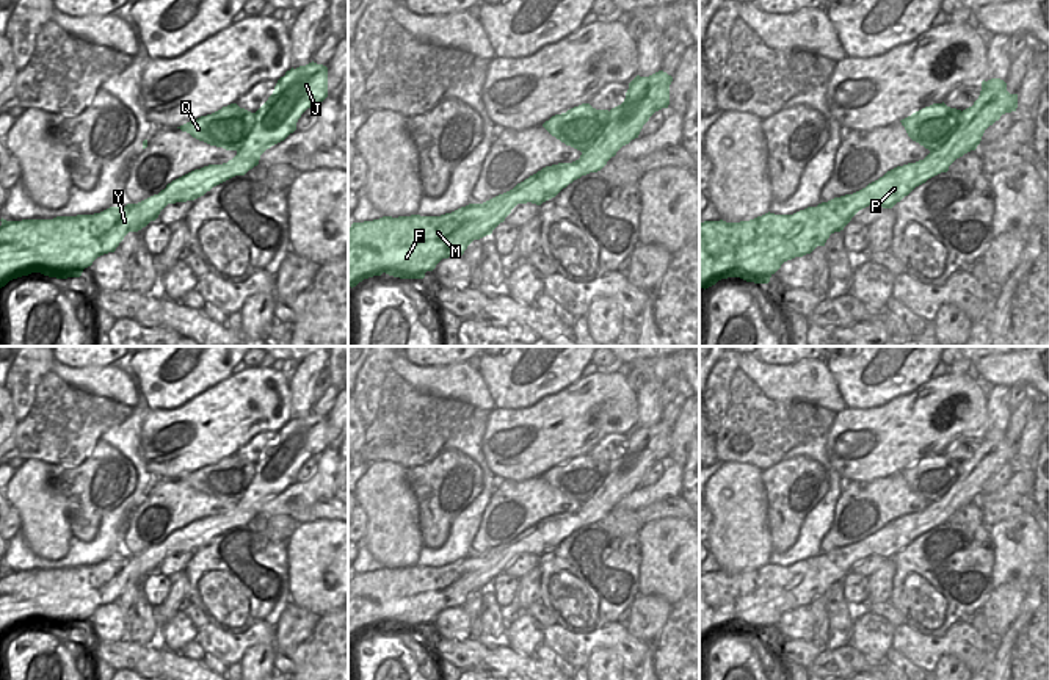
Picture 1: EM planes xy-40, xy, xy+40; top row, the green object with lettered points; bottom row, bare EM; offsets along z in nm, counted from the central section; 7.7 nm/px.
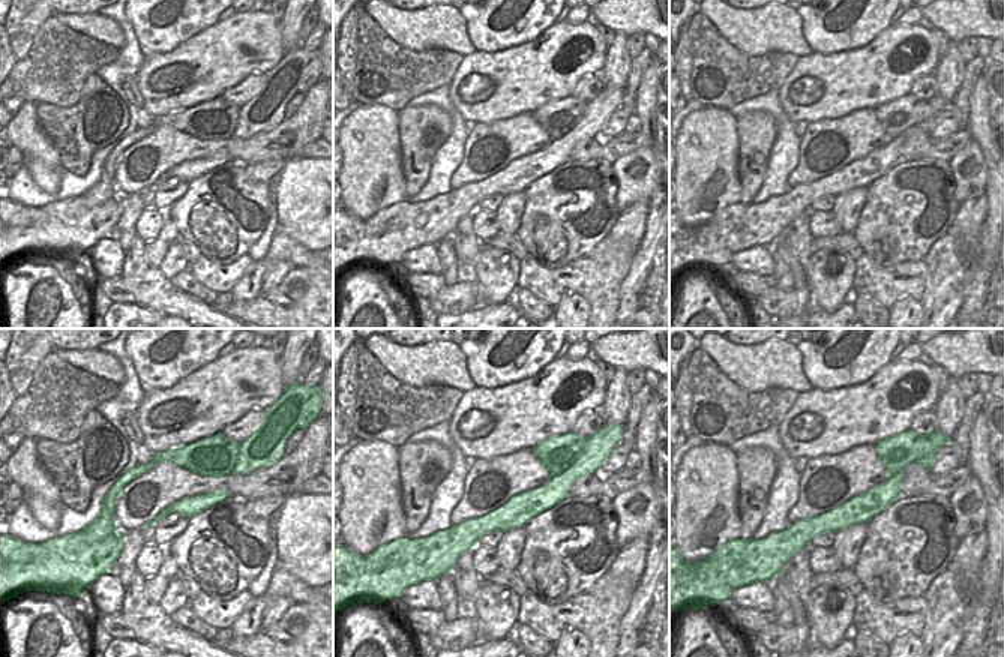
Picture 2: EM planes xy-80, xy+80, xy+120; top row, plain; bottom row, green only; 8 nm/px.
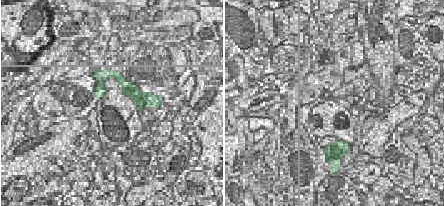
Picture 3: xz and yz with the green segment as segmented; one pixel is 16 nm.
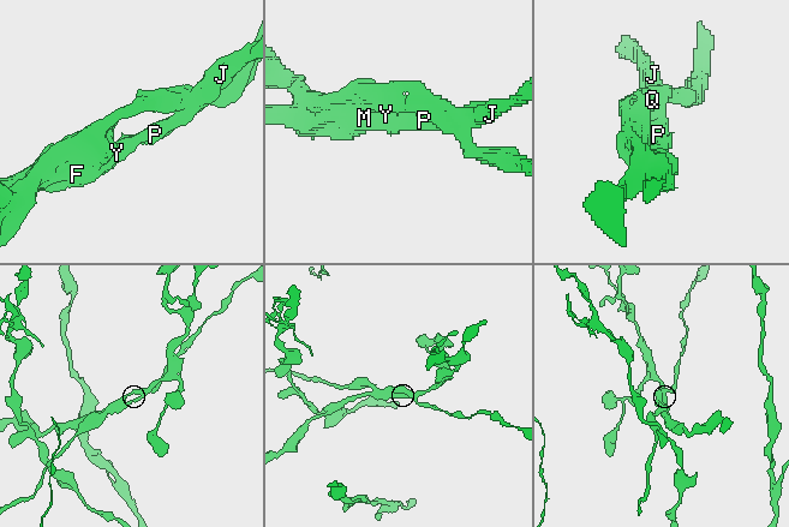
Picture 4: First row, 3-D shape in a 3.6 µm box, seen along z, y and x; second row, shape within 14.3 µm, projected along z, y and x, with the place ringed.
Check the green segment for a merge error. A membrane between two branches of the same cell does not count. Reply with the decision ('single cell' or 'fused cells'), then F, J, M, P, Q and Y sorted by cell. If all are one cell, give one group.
fused cells; groups F J M P Y / Q

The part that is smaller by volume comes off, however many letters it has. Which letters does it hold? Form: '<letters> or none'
Q

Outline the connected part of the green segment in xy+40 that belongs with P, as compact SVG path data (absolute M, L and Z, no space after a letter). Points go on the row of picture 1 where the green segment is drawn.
M983 80L978 99L963 110L953 136L924 160L897 166L853 194L793 215L768 212L740 222L699 222L699 287L706 290L728 277L768 284L784 262L825 246L829 235L844 230L859 210L872 204L892 208L916 186L947 172L956 158L977 149L989 125L1016 108L1018 94L1010 94L1004 80Z

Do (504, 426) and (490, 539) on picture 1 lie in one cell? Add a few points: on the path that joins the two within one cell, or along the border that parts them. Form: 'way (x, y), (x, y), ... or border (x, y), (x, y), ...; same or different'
border (541, 475), (505, 480); different

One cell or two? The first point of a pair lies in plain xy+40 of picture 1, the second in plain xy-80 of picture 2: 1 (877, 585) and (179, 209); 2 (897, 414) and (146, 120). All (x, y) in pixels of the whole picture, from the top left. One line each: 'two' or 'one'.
1: two
2: two

